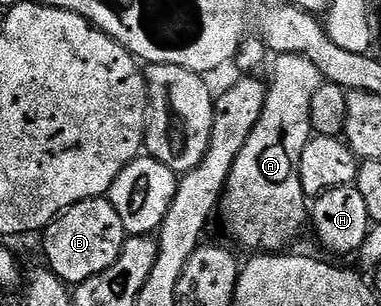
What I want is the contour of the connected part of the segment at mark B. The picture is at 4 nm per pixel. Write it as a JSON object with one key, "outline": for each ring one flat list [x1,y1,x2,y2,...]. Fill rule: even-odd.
{"outline":[[110,197,90,198,73,204,58,218,54,218,42,231,43,254,46,265,64,284,78,284,105,272,117,256,121,256,125,231,117,208,113,208]]}

